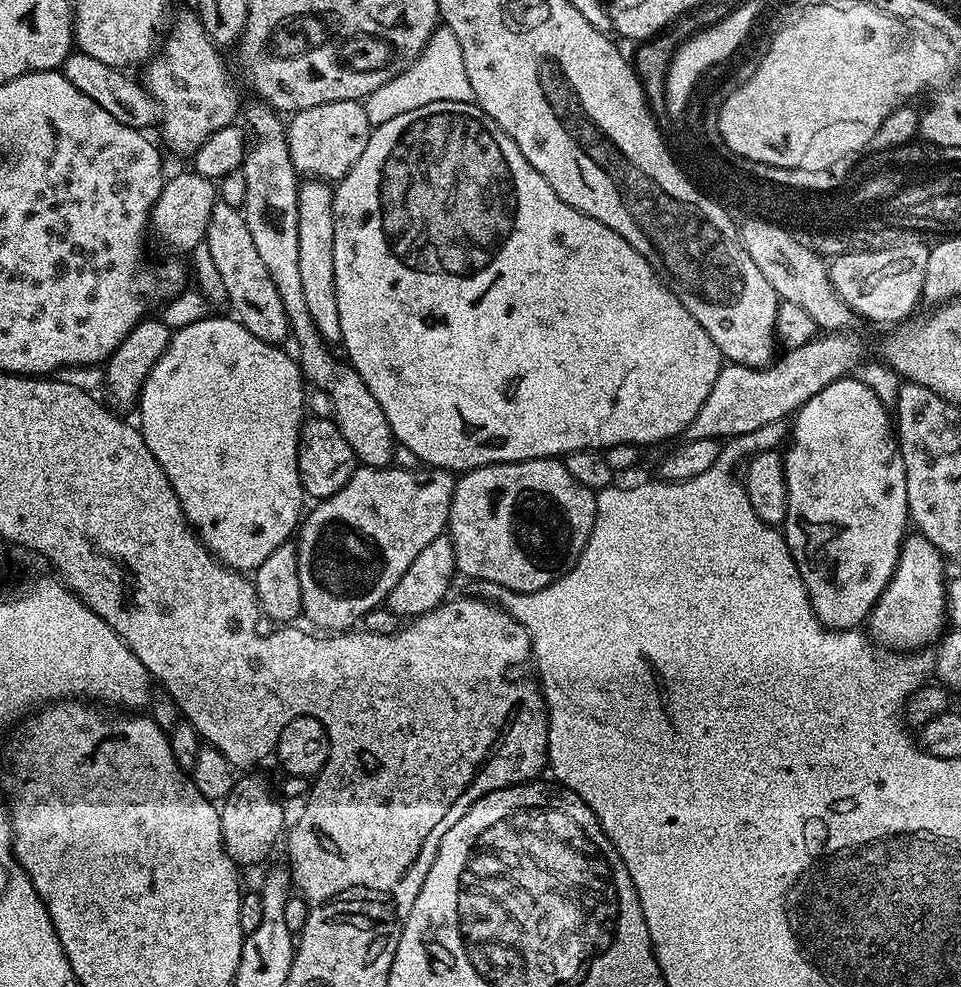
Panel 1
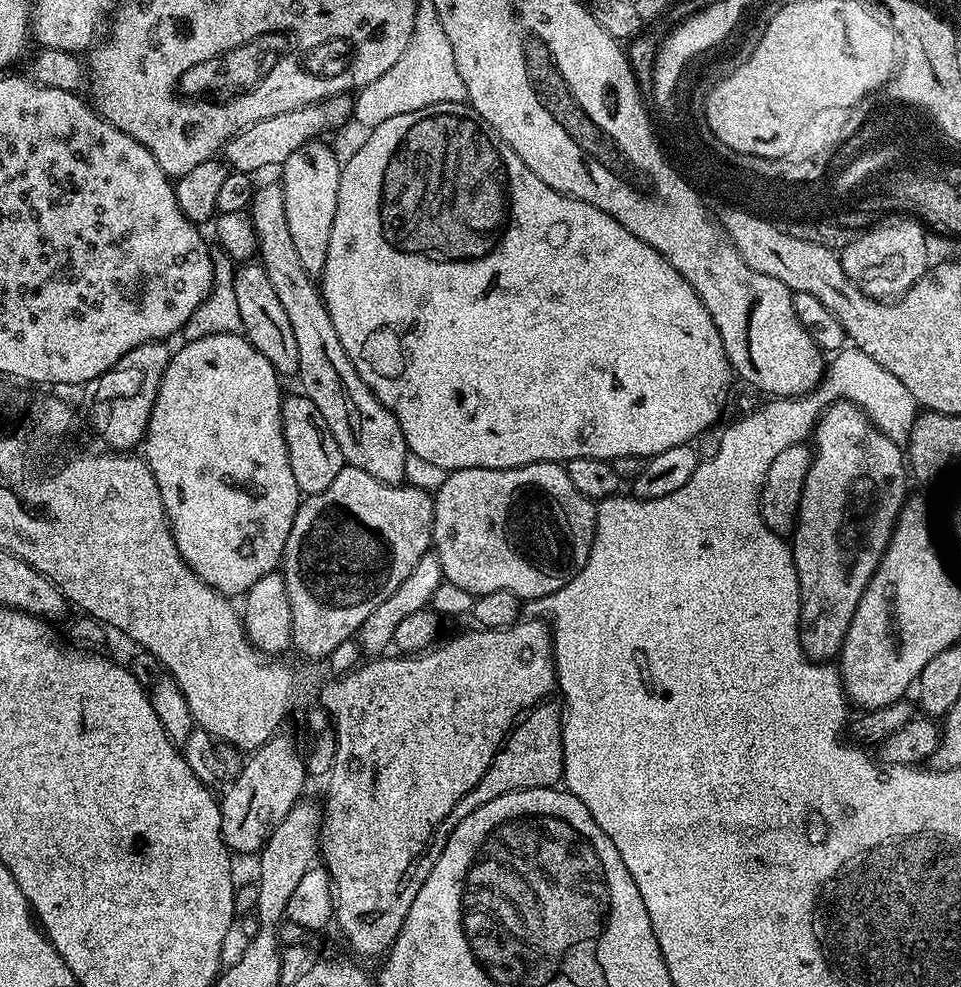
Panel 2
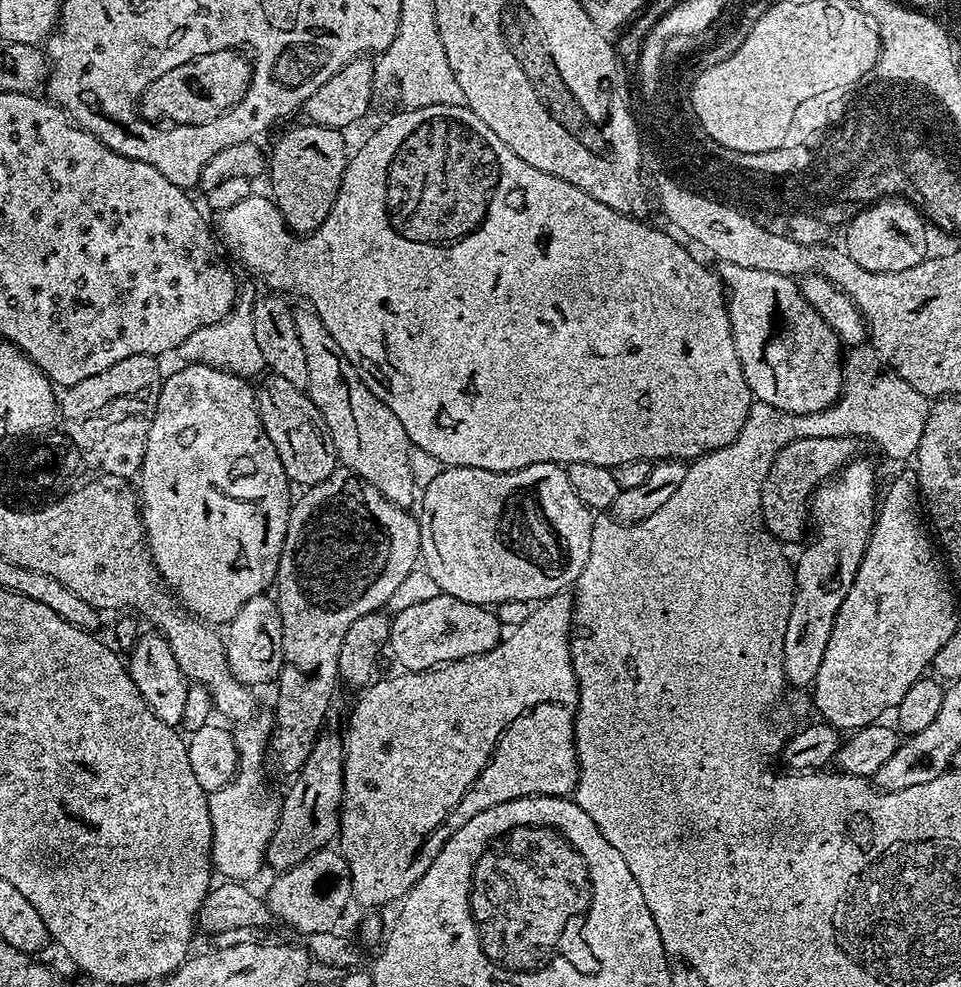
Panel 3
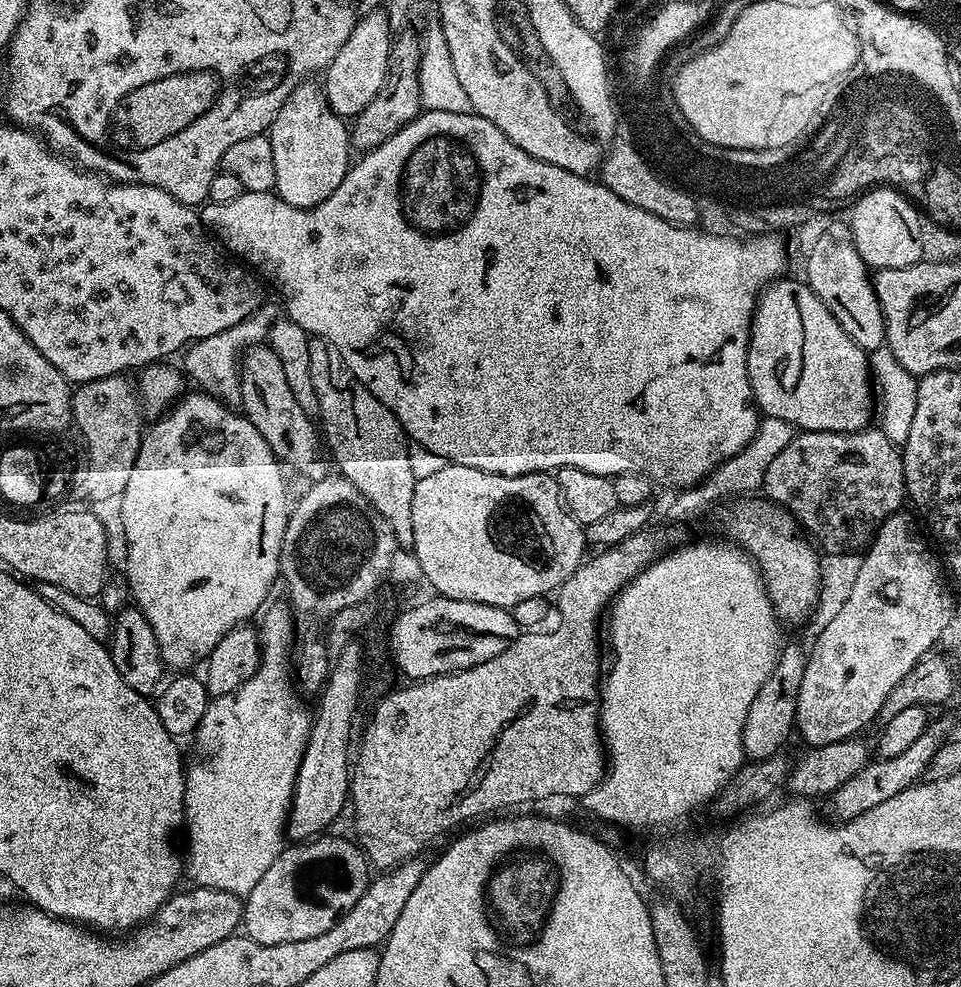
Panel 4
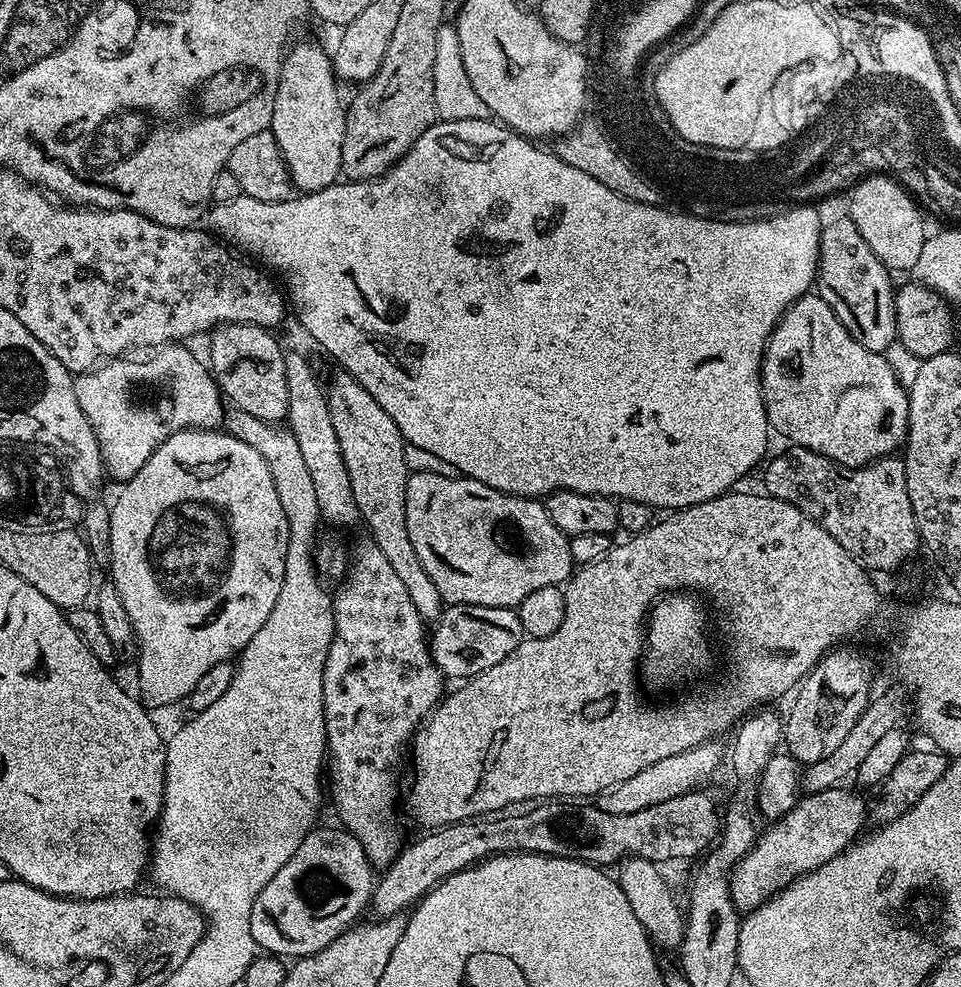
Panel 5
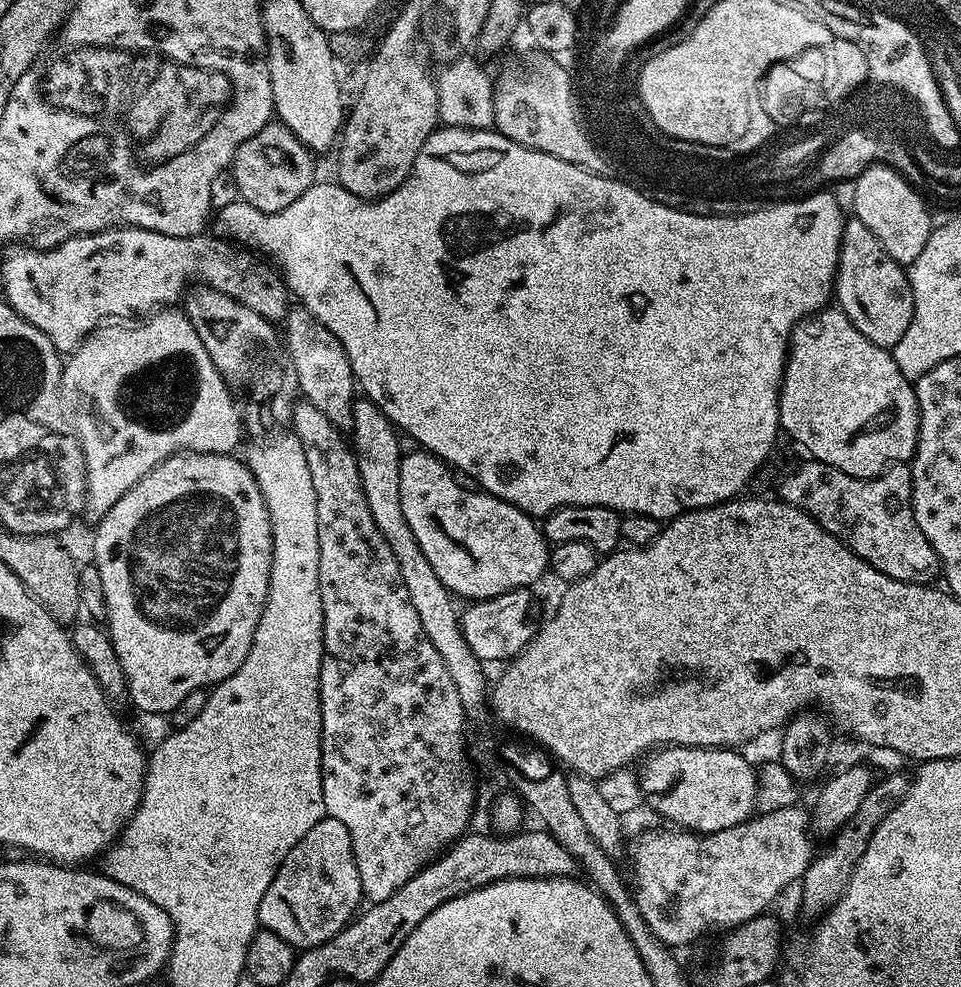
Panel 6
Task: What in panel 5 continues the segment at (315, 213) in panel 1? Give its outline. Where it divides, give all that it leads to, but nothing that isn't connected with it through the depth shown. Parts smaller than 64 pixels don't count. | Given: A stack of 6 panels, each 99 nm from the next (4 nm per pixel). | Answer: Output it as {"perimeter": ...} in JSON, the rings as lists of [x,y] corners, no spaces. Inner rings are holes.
{"perimeter":[[[304,40],[301,44],[293,43],[291,47],[284,53],[284,65],[280,71],[280,85],[276,91],[274,98],[274,114],[272,115],[271,132],[278,142],[280,153],[284,156],[284,161],[288,167],[288,173],[292,179],[293,189],[299,190],[301,193],[307,194],[310,192],[317,192],[326,186],[337,183],[338,177],[341,175],[340,167],[342,166],[342,138],[346,138],[346,104],[345,101],[340,101],[340,92],[336,89],[338,85],[338,77],[333,68],[333,57],[328,52],[324,53],[324,48],[320,44],[315,44],[312,40]]]}

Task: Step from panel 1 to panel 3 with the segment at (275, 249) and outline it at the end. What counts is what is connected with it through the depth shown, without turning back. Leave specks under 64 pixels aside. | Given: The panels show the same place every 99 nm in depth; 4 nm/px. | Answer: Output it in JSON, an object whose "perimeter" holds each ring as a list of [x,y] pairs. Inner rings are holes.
{"perimeter":[[[300,307],[294,312],[294,326],[306,353],[306,391],[314,406],[322,410],[322,418],[326,418],[330,438],[334,438],[337,461],[370,482],[370,486],[374,486],[394,506],[411,509],[418,500],[418,484],[416,488],[416,476],[412,473],[414,449],[406,430],[402,430],[402,422],[394,418],[394,410],[390,410],[390,406],[383,404],[364,385],[352,363],[342,354],[342,346],[338,346],[330,330],[322,326],[322,318],[318,318],[311,308]]]}

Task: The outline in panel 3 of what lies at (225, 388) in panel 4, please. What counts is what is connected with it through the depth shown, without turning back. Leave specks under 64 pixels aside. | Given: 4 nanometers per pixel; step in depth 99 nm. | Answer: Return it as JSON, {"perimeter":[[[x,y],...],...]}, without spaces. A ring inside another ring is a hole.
{"perimeter":[[[241,291],[236,298],[236,304],[218,322],[210,326],[202,326],[202,330],[194,330],[186,342],[178,350],[181,361],[190,364],[210,364],[213,368],[223,368],[226,372],[235,372],[237,376],[252,378],[255,372],[263,373],[266,365],[262,358],[262,349],[258,347],[258,341],[254,339],[254,314],[252,305],[254,296]]]}

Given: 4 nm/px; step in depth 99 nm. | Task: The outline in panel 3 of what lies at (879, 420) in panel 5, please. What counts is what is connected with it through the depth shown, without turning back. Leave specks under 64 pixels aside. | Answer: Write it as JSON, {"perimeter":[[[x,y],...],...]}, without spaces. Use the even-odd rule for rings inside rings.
{"perimeter":[[[726,263],[719,267],[734,346],[753,397],[761,404],[794,414],[832,407],[844,386],[842,345],[814,306],[806,302],[799,283],[770,270],[746,270]]]}

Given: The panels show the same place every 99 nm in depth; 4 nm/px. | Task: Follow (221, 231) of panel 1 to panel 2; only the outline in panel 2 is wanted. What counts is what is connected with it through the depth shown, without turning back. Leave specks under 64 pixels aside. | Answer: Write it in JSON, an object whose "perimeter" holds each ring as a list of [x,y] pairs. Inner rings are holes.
{"perimeter":[[[244,262],[234,272],[234,294],[238,297],[238,310],[242,313],[244,323],[242,332],[258,350],[258,354],[266,354],[274,366],[274,370],[284,378],[295,377],[300,371],[298,366],[298,342],[294,338],[294,329],[278,294],[274,294],[274,286],[270,286],[270,278],[266,278],[266,270],[258,262]]]}

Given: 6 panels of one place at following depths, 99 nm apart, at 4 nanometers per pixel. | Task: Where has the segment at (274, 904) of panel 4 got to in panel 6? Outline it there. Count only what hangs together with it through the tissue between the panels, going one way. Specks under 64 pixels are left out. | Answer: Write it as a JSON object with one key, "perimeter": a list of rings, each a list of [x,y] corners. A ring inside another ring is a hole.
{"perimeter":[[[327,815],[286,854],[274,882],[262,894],[259,927],[273,932],[293,949],[317,948],[341,932],[357,915],[361,904],[360,875],[354,862],[350,830]]]}

